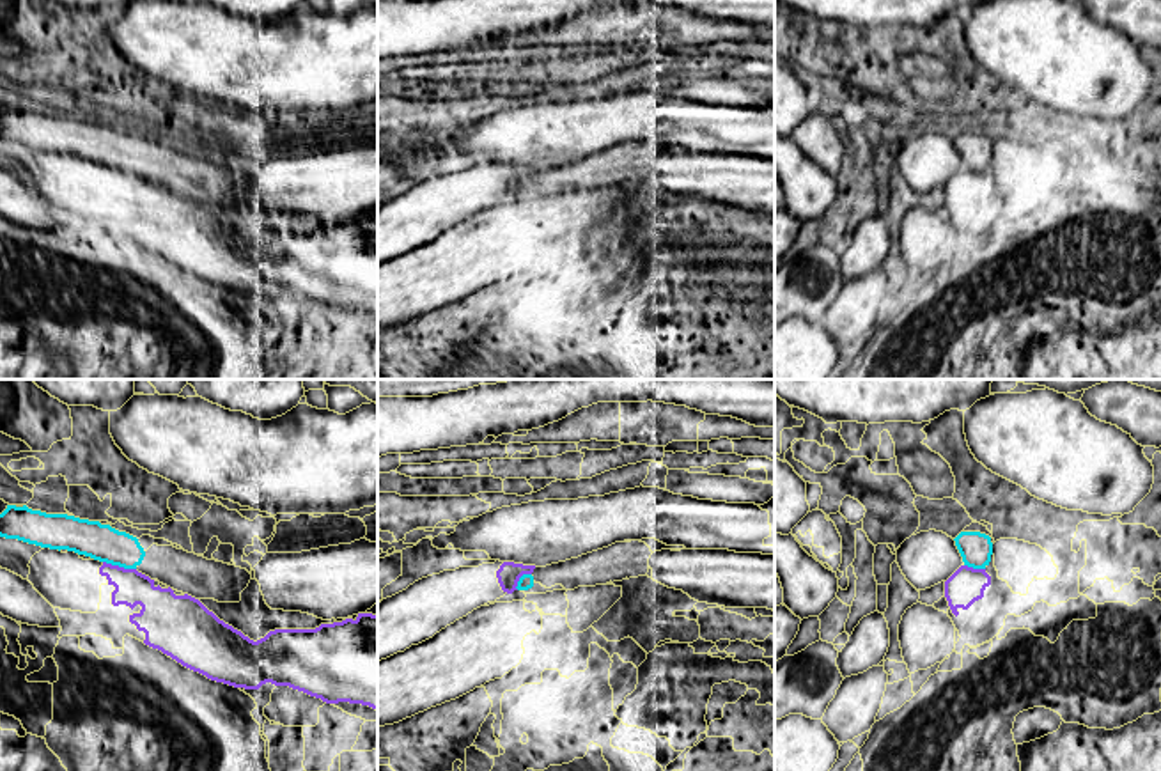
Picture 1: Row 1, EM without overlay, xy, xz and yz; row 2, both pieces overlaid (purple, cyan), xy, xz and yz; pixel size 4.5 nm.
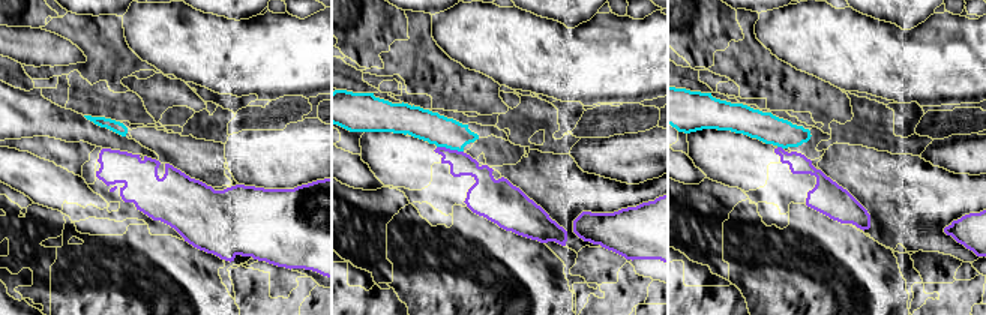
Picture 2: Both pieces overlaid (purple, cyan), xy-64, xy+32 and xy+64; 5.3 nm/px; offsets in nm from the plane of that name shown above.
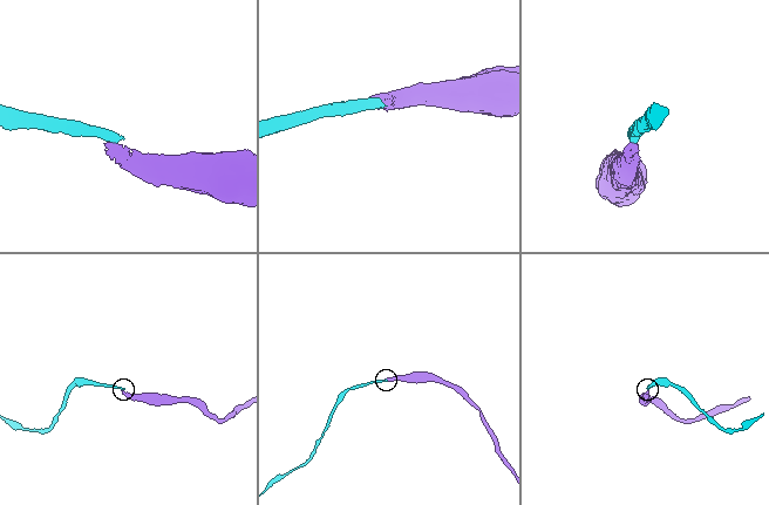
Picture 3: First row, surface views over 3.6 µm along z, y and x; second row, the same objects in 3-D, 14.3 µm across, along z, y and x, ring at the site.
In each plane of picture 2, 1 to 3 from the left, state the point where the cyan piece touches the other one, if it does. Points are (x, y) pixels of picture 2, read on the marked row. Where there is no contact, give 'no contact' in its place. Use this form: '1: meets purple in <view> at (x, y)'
1: no contact
2: meets purple in xy+32 at (449, 149)
3: meets purple in xy+64 at (781, 147)

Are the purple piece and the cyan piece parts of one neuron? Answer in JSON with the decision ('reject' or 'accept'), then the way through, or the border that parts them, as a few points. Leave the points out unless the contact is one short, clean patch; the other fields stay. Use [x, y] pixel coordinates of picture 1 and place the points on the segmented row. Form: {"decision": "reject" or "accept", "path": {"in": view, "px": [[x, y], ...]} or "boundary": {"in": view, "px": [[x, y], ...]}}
{"decision": "reject", "boundary": {"in": "xy", "px": [[103, 560], [135, 569]]}}

